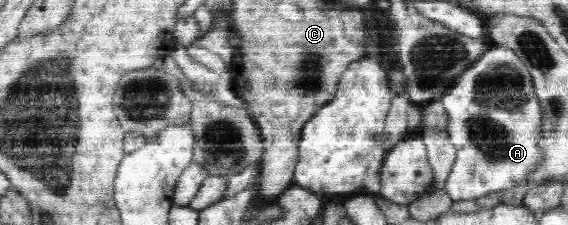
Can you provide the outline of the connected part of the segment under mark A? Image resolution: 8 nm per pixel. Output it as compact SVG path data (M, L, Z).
M492 47L473 61L457 78L454 87L440 99L448 112L449 137L456 146L457 158L444 190L455 202L479 200L491 193L508 194L516 185L529 185L537 176L534 171L547 160L546 133L543 133L544 112L535 92L530 70L509 47Z

